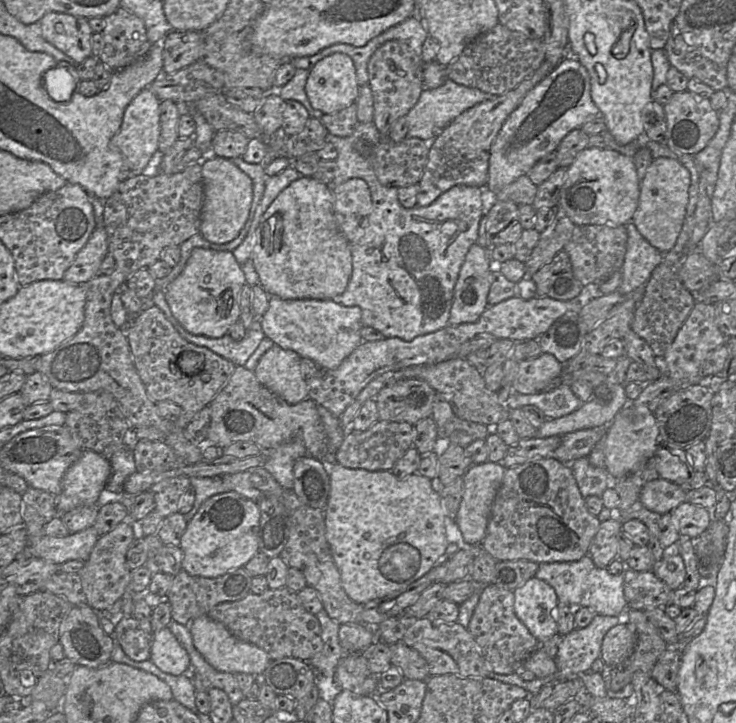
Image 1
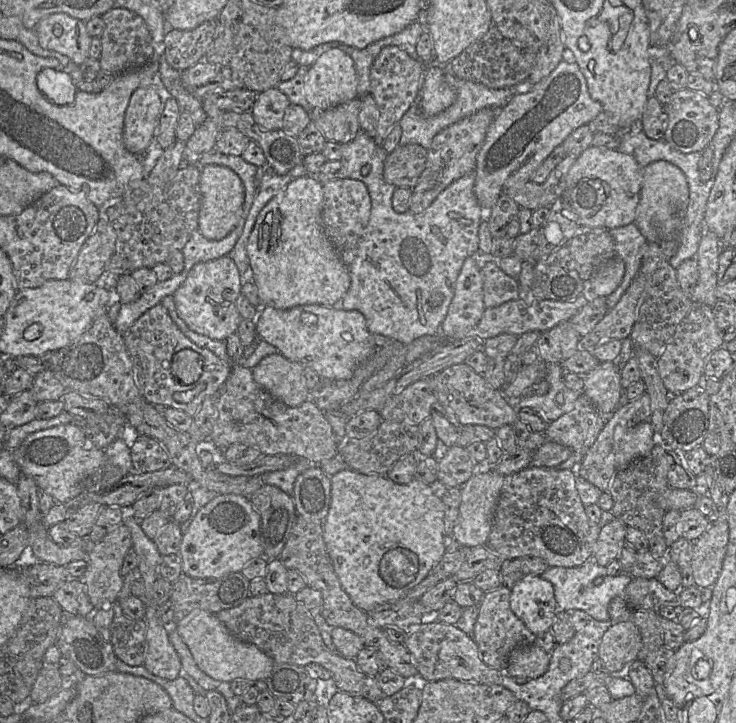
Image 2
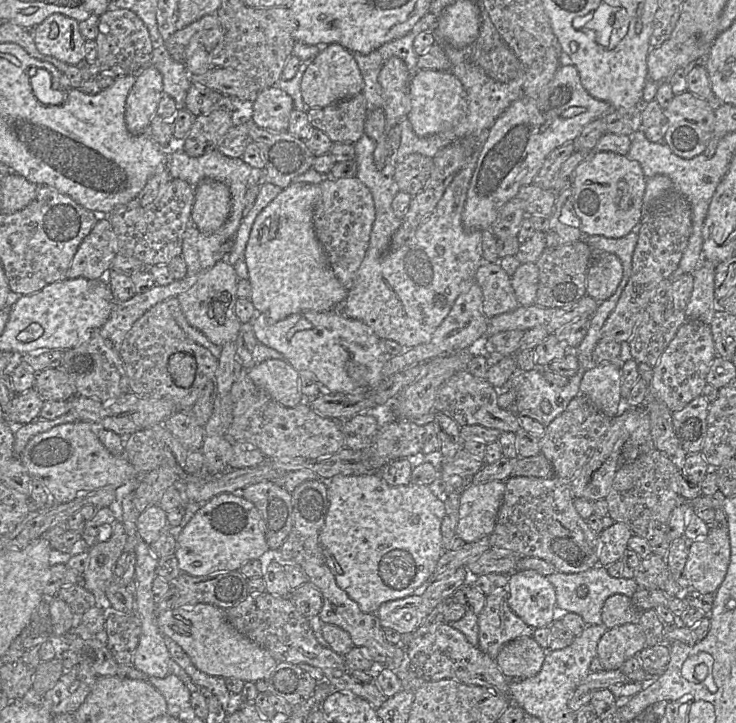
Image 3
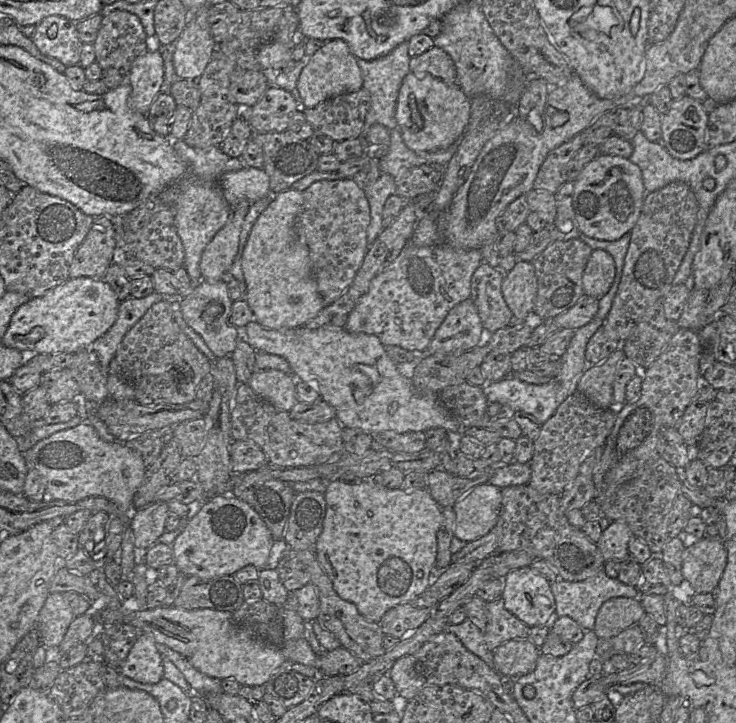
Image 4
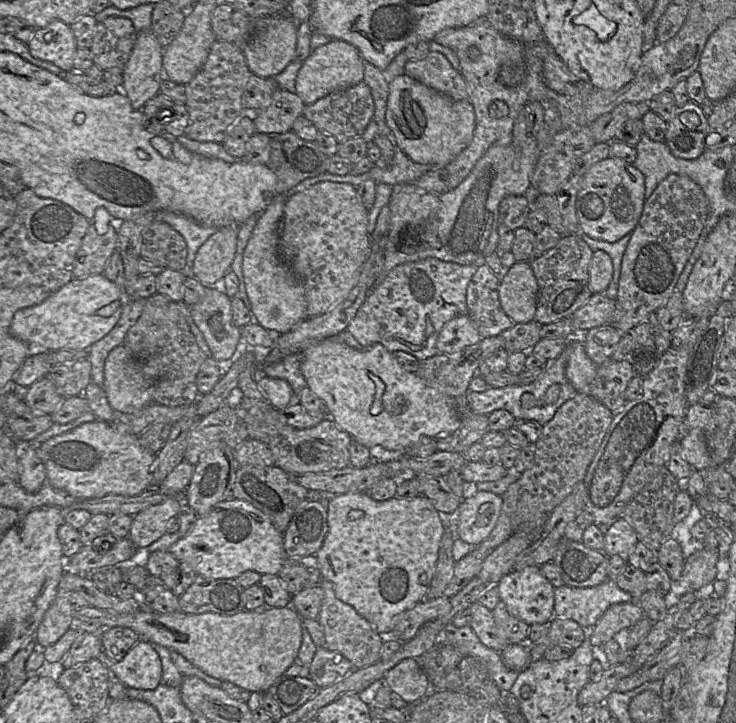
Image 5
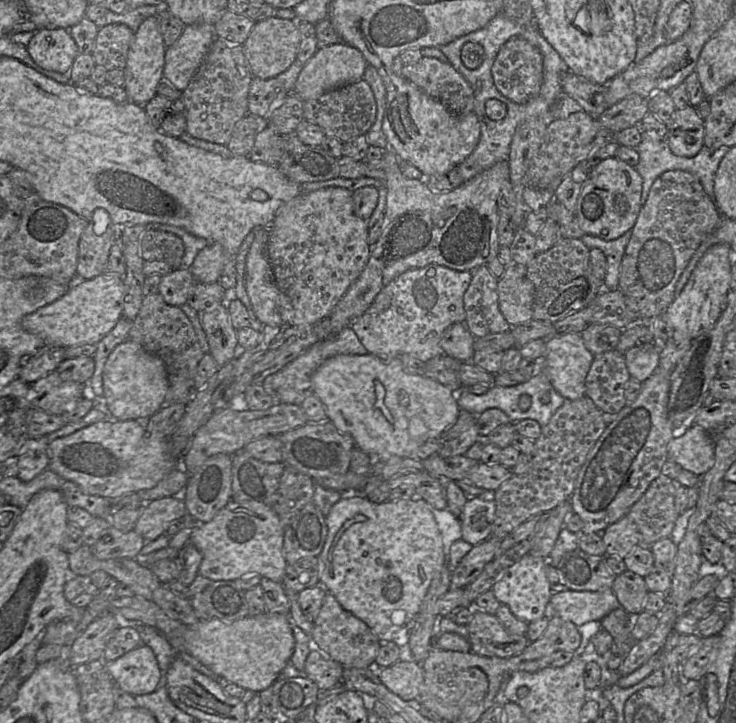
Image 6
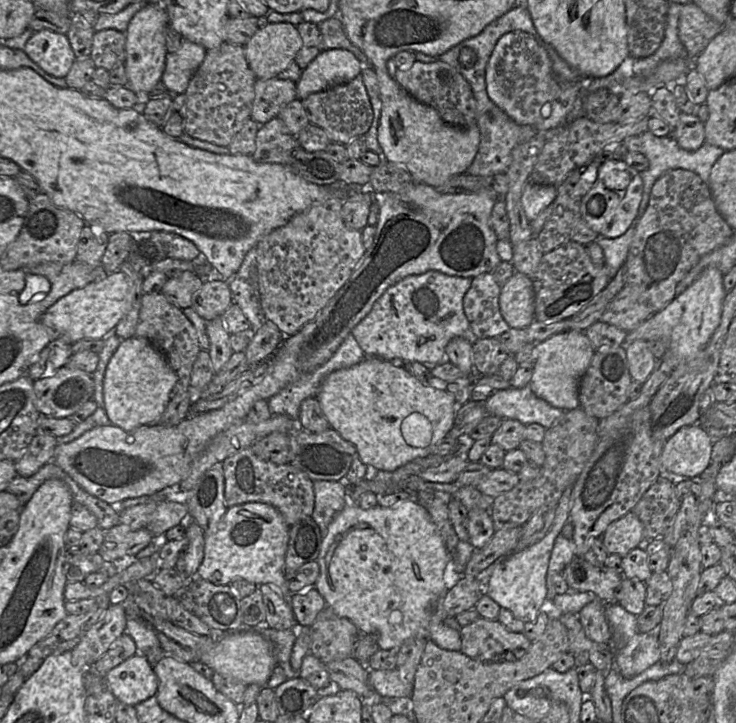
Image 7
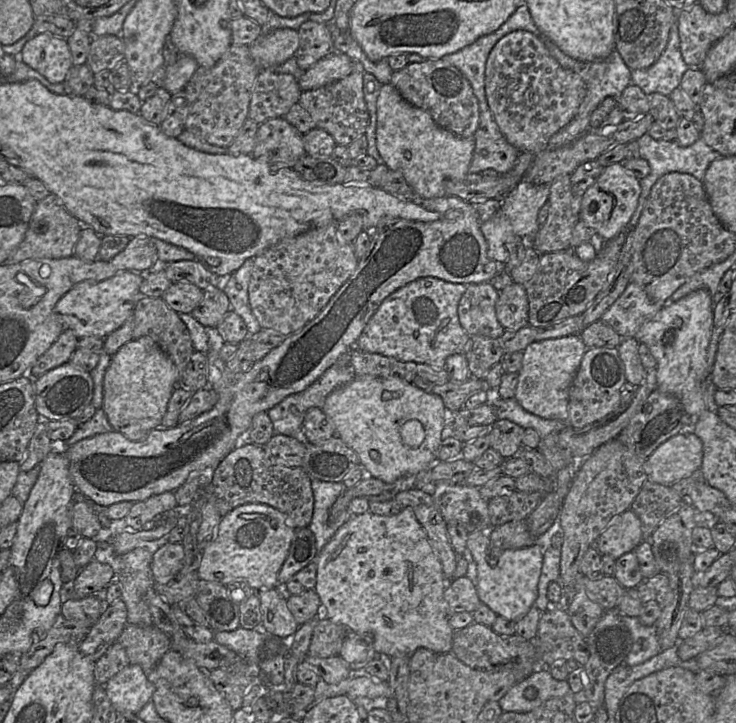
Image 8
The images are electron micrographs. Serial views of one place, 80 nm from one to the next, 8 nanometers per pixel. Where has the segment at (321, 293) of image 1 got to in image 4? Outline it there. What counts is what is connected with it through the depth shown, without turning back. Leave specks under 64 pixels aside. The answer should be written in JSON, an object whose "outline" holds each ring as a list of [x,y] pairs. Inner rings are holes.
{"outline":[[[293,188],[272,195],[272,201],[253,225],[242,254],[242,271],[246,286],[245,301],[253,313],[253,320],[266,329],[280,330],[304,326],[325,307],[313,277],[309,251],[298,239],[295,230],[295,218],[302,201],[303,192]]]}

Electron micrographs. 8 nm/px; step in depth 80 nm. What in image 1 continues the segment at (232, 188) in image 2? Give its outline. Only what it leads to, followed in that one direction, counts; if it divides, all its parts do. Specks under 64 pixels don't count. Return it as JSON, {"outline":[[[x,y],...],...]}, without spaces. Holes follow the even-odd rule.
{"outline":[[[209,154],[201,162],[204,201],[199,232],[209,242],[226,244],[239,235],[248,219],[253,199],[253,182],[228,158]]]}

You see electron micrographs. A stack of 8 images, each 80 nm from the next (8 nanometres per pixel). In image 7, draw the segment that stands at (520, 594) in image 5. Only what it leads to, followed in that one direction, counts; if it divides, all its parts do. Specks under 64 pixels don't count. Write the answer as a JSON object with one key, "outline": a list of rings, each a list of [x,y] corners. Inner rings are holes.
{"outline":[[[567,487],[562,493],[550,529],[545,536],[535,544],[521,551],[514,551],[494,562],[485,574],[484,593],[509,610],[516,619],[524,623],[533,621],[540,612],[547,595],[546,576],[549,558],[556,537],[568,520],[572,487]]]}

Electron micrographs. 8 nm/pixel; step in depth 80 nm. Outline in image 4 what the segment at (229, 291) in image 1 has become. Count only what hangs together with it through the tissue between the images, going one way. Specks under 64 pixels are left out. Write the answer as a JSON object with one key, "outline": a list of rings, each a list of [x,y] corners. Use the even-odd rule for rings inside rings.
{"outline":[[[226,278],[216,282],[208,282],[202,279],[196,284],[192,293],[180,301],[181,312],[185,322],[202,337],[216,358],[231,355],[245,329],[244,327],[236,328],[230,323],[232,304]]]}

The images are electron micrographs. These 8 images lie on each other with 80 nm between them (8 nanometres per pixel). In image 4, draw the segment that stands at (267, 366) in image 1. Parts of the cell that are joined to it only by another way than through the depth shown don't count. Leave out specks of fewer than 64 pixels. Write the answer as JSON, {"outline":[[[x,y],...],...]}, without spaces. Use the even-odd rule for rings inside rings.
{"outline":[[[270,369],[254,372],[249,386],[252,390],[282,411],[290,411],[298,402],[297,380],[293,375]]]}

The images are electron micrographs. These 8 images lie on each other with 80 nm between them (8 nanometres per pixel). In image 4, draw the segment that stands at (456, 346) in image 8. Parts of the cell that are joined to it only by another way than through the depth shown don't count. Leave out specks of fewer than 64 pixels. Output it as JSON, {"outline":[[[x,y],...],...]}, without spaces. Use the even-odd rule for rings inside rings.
{"outline":[[[444,243],[429,247],[407,244],[397,258],[371,281],[369,290],[348,315],[344,328],[351,333],[375,335],[384,346],[396,345],[412,352],[425,351],[450,310],[470,298],[472,276],[481,263],[480,249],[463,250]]]}

